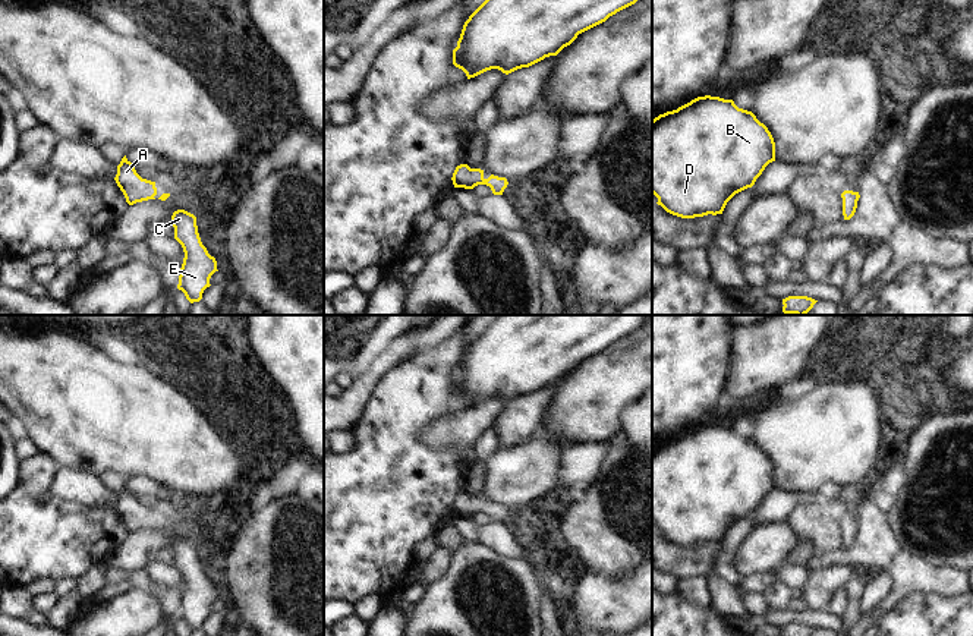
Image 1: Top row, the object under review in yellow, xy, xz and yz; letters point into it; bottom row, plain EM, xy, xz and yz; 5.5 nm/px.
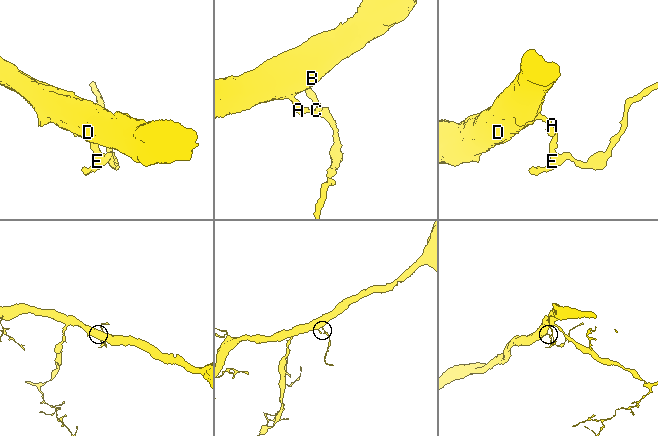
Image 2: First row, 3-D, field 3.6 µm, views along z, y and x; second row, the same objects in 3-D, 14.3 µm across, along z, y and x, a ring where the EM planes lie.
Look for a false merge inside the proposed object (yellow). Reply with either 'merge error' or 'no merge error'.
no merge error

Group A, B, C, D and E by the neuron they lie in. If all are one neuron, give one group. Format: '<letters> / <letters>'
A B C D E

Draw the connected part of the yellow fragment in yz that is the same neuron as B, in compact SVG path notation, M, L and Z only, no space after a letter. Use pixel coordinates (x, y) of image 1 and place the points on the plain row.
M698 425L677 438L652 448L652 522L667 541L695 547L722 542L727 530L752 516L765 495L775 489L775 470L768 456L752 440L739 437L733 428Z

